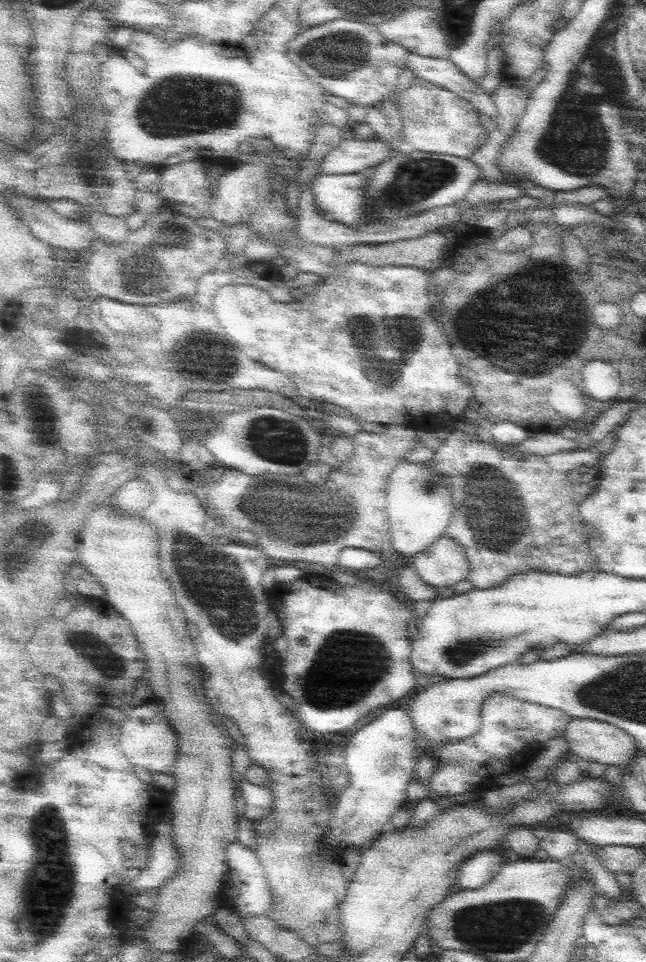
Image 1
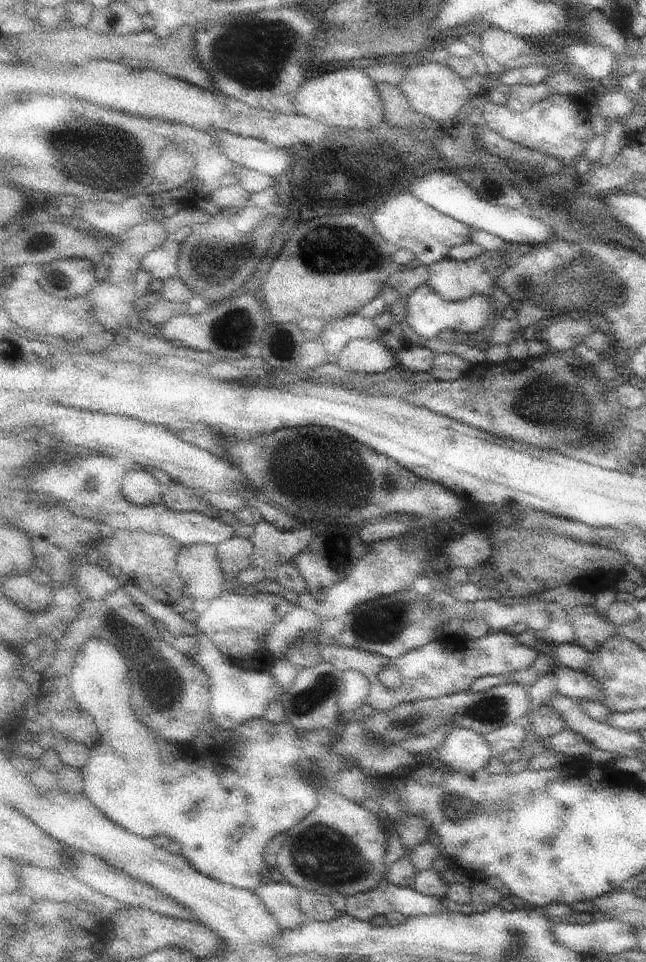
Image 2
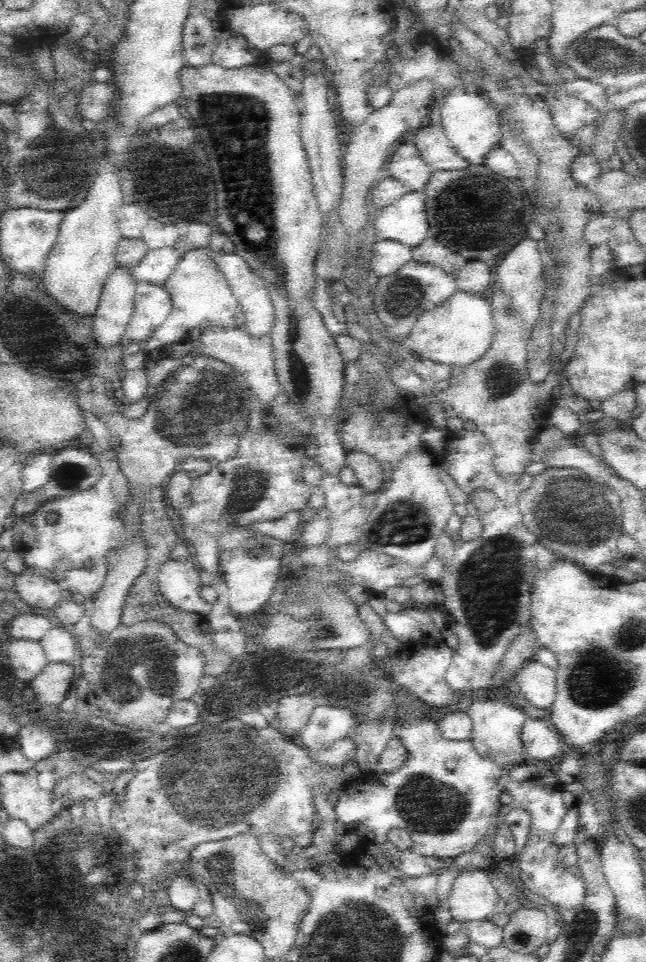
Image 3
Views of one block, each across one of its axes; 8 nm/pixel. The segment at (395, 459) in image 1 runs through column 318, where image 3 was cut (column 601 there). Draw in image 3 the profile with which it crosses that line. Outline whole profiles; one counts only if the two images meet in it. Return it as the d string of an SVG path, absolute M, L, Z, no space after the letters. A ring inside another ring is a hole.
M547 466L541 474L533 476L531 485L519 494L517 500L523 514L524 525L538 536L540 544L550 548L556 554L557 560L572 560L588 572L594 572L600 564L613 564L620 560L617 539L623 532L620 497L604 483L592 484L592 482L590 477L578 469Z

